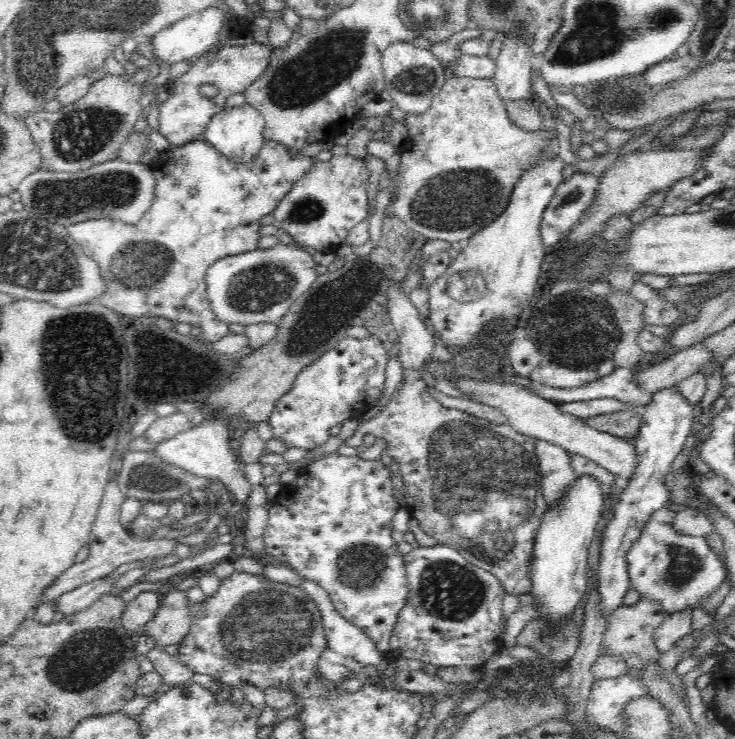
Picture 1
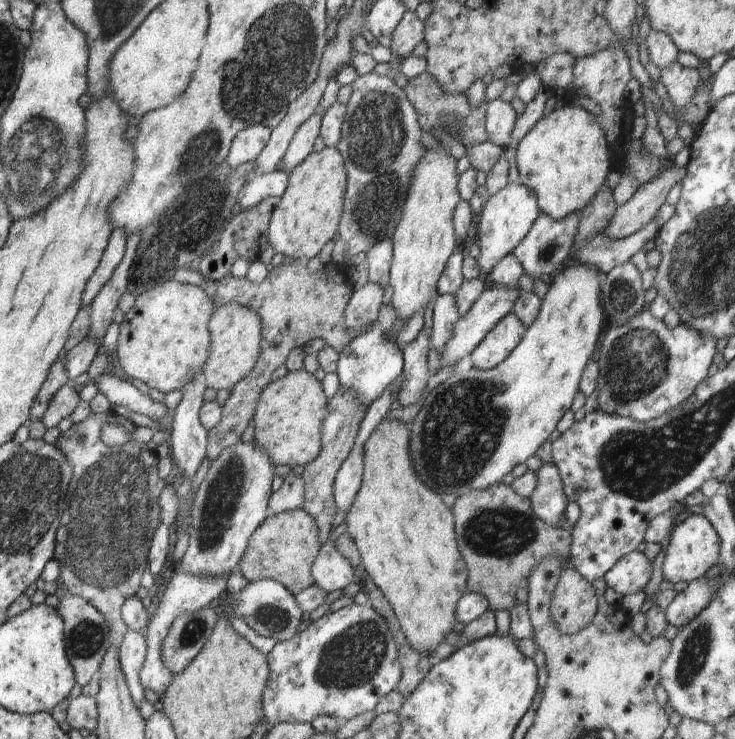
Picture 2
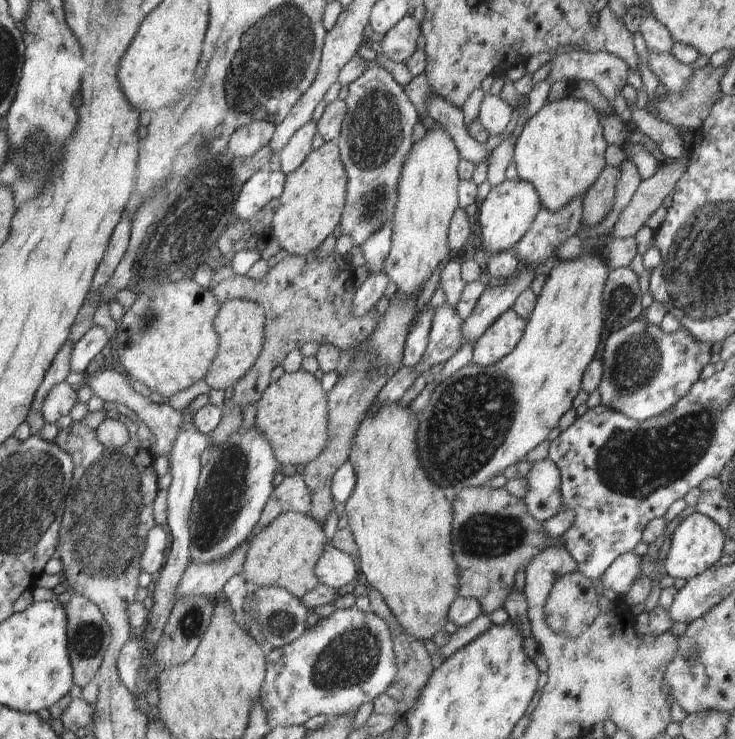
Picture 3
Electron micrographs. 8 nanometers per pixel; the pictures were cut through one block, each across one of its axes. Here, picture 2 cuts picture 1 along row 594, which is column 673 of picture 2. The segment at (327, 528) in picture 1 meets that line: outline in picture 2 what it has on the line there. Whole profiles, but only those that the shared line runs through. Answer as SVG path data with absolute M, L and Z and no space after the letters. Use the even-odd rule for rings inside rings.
M648 308L627 324L616 327L607 323L606 326L608 328L606 328L597 361L598 409L604 413L631 418L640 423L649 422L690 399L689 395L696 386L709 376L709 368L713 364L718 340L708 334L698 333L683 323L678 327L669 328L664 320L654 319Z

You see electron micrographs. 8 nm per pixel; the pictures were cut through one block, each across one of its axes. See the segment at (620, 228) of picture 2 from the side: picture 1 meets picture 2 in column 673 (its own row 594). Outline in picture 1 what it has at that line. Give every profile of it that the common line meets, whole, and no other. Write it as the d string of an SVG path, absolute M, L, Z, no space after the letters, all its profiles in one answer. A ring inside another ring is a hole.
M170 590L164 596L155 618L142 627L141 633L154 639L159 648L169 644L179 644L190 632L192 614L189 607L192 604L194 603L188 599L186 591Z

